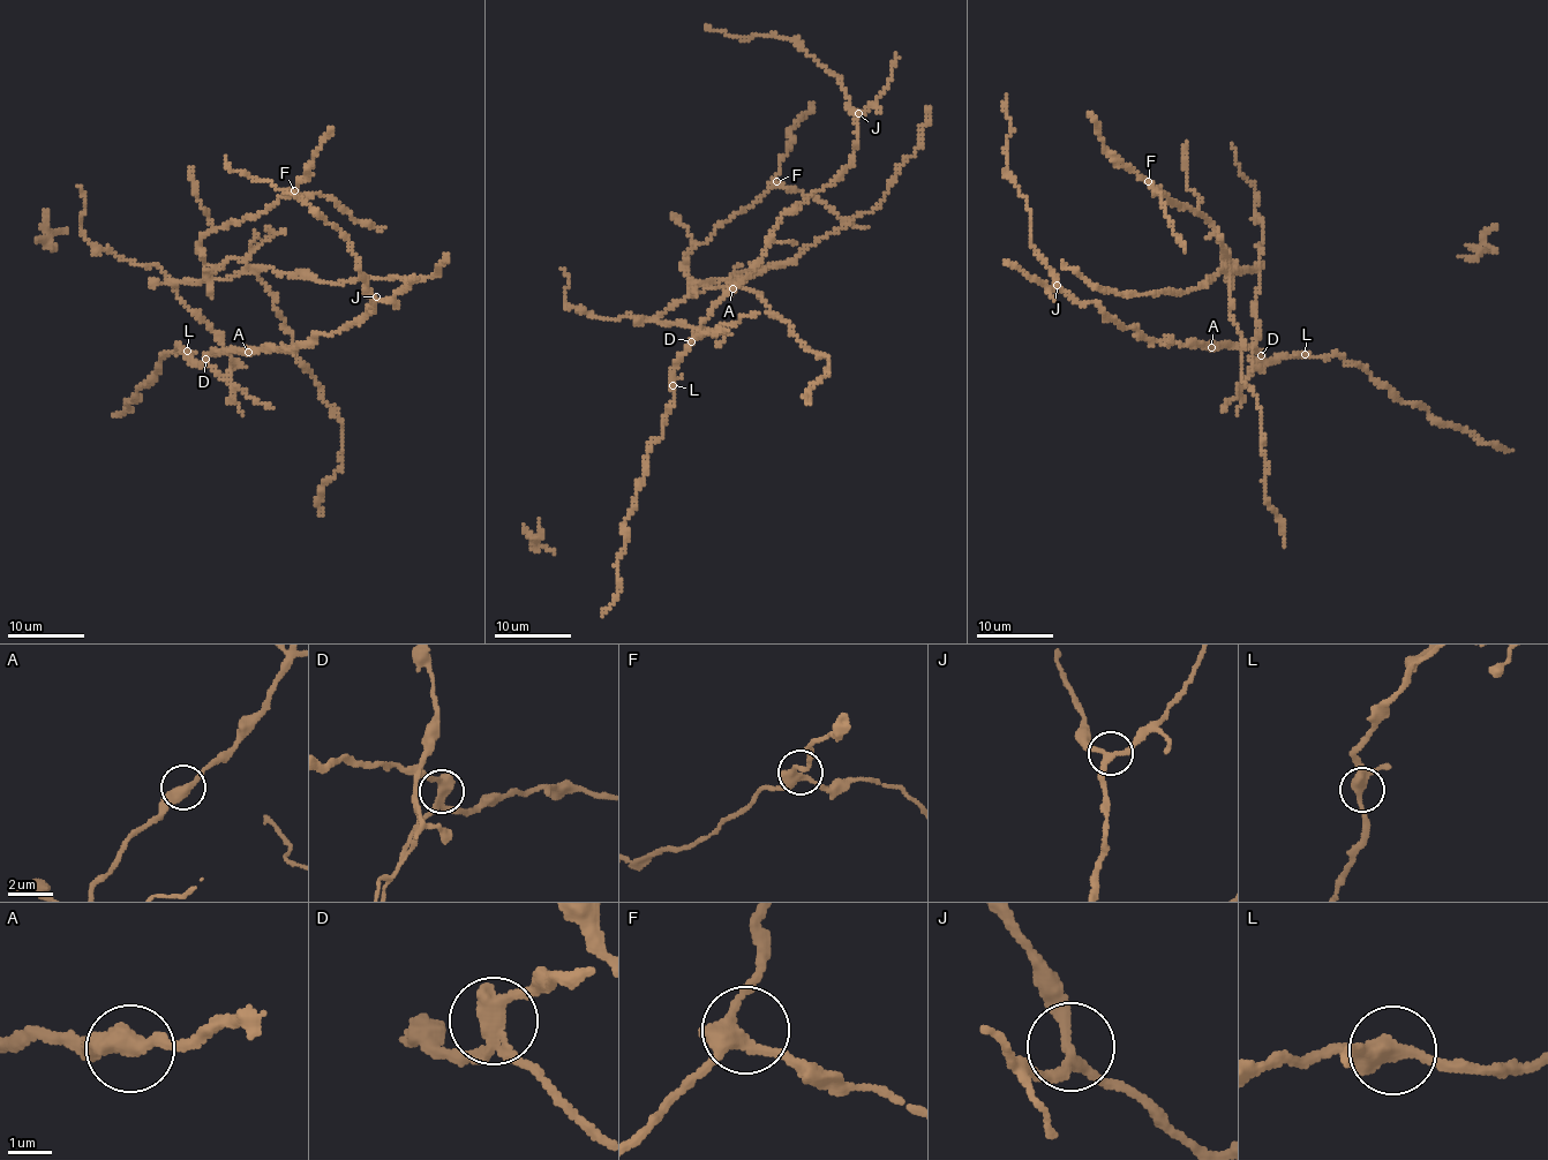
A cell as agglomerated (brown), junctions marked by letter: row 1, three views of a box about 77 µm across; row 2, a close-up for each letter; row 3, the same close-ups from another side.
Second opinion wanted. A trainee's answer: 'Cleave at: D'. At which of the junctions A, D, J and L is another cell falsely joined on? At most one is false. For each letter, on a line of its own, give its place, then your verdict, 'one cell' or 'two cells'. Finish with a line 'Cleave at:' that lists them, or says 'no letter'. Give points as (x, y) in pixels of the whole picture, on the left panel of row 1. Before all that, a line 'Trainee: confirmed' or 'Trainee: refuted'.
Trainee: confirmed
A: place (248, 352); one cell
D: place (205, 359); two cells
J: place (376, 296); one cell
L: place (187, 351); one cell
Cleave at: D

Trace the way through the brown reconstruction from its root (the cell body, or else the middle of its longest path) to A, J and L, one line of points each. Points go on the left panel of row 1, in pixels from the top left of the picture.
A: (209, 363), (207, 356), (215, 352), (248, 352)
J: (209, 363), (207, 356), (217, 352), (291, 349), (317, 334), (331, 337), (370, 308), (374, 310), (376, 296)
L: (209, 363), (197, 363), (186, 356), (187, 351)

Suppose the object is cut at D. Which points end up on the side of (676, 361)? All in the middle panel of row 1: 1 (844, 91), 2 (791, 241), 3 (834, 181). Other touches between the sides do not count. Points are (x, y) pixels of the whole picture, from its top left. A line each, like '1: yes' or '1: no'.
1: yes
2: yes
3: yes

